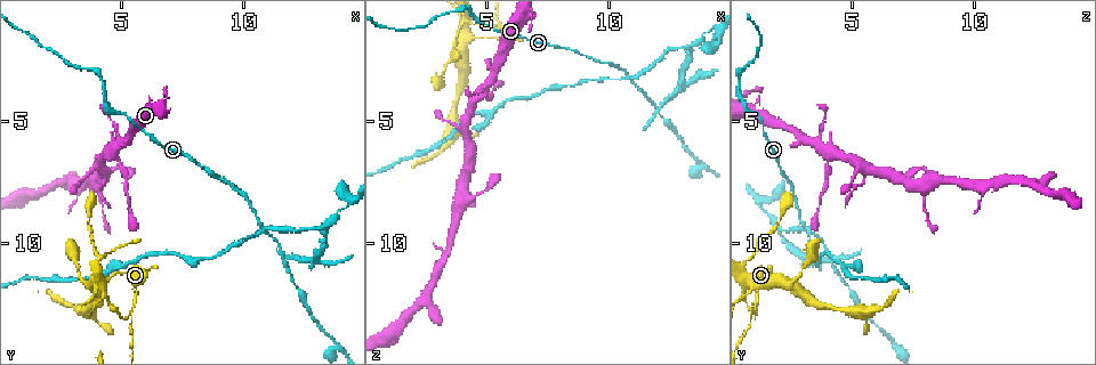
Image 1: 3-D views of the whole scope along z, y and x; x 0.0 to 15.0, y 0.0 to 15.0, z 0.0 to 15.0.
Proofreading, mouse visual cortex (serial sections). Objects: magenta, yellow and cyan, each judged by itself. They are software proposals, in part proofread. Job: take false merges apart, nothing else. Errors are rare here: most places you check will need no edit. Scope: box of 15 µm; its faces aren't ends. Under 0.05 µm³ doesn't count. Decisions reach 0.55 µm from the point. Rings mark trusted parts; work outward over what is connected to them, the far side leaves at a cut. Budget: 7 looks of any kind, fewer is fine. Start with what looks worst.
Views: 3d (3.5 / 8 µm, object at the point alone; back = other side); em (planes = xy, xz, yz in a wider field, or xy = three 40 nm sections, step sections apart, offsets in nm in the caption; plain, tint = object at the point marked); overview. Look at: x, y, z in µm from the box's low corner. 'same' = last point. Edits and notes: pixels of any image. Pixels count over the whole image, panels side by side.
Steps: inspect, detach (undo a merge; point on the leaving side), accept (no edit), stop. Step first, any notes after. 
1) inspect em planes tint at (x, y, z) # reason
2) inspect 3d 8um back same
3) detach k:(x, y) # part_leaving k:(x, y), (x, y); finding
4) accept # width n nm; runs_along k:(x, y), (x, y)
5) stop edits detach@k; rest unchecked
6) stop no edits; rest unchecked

inspect 3d 8um at (10.7, 9.4, 3.1) # four or more arms meet

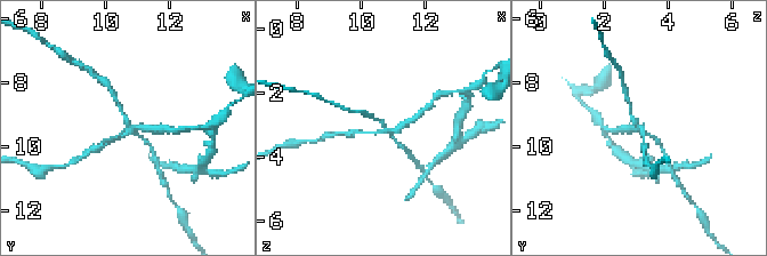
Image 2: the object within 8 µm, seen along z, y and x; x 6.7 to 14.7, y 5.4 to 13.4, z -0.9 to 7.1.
inspect 3d 3.5um at (10.7, 9.4, 3.1) # zoom in

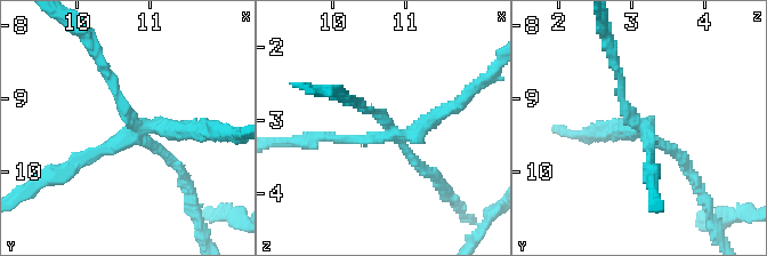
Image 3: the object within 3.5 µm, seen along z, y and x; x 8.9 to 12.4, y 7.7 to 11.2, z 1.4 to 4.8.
inspect em xy step 5 tint at (10.80, 9.35, 3.10) # arms 4; arm_widths 150, 150, 150, 200 nm; shape alone is not enough

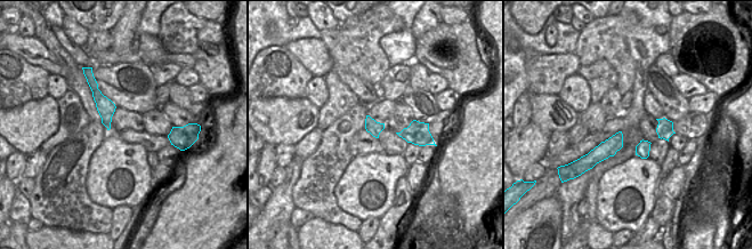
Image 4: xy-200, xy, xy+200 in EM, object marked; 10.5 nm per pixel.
detach 3:(95, 153) # width 150 nm; part_leaving 3:(140, 126), (234, 134); a second cell is stuck on

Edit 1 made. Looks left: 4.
inspect overview

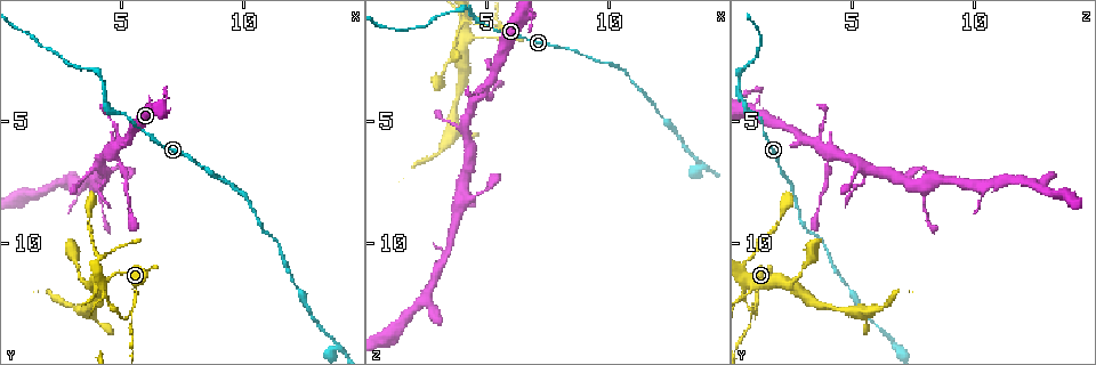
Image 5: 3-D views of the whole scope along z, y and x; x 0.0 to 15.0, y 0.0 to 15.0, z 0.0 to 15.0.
inspect 3d 3.5um at (13.9, 14.4, 6.7) # abrupt turn

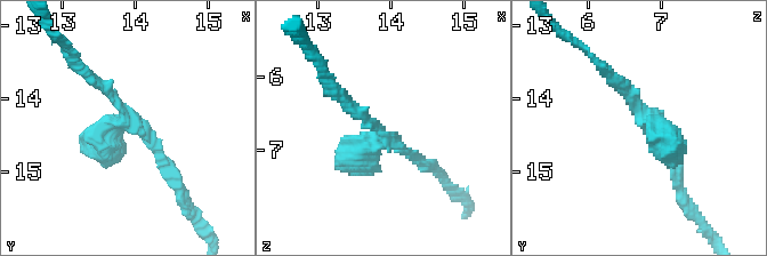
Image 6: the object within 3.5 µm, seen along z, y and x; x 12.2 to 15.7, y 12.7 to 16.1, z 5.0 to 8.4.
inspect em xy step 3 tint at (13.90, 14.30, 6.80) # arms 3; arm_widths 150, 200, 300 nm; need the tissue

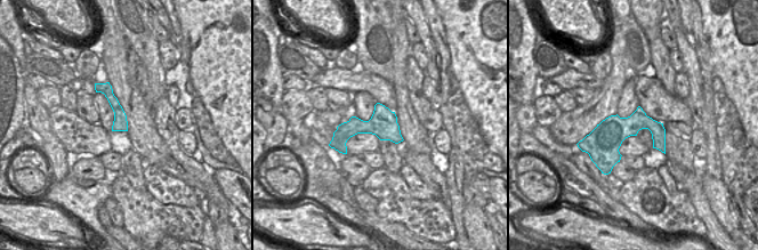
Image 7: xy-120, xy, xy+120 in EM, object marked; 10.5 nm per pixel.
accept # runs_along 7:(97, 86), (113, 101), (125, 128); all the same cell

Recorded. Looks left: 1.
stop edits detach@3; rest unchecked

